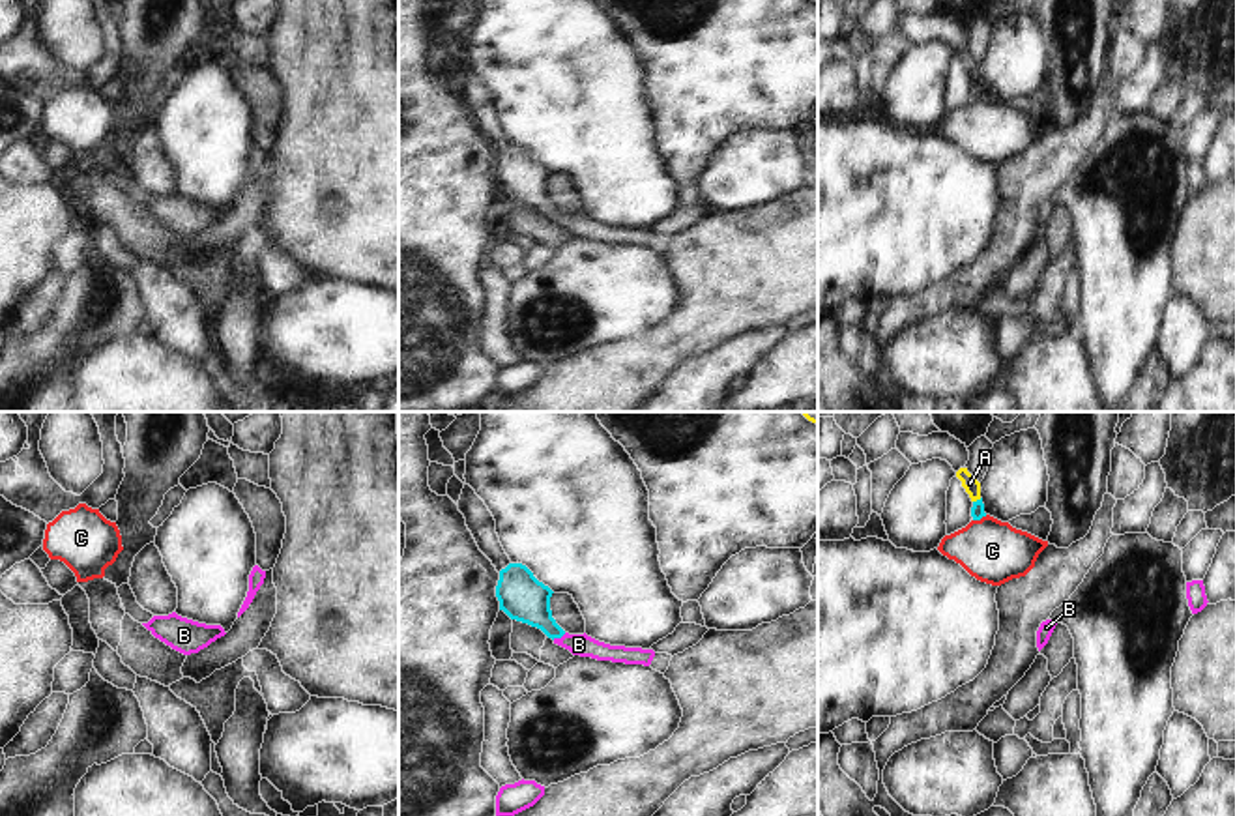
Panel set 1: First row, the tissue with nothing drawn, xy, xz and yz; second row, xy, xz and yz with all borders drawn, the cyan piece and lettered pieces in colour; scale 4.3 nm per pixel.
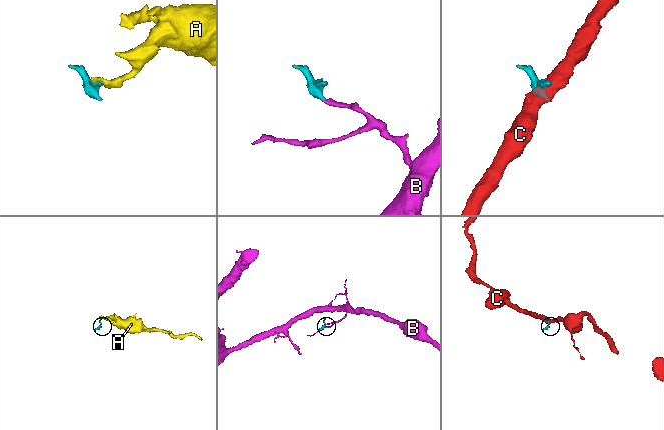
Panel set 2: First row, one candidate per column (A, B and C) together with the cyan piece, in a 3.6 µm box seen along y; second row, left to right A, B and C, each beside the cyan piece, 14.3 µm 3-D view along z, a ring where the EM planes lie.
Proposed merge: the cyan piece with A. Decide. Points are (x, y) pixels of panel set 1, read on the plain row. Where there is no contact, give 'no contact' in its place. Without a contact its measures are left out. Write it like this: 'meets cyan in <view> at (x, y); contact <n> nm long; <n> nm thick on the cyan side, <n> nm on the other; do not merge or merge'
meets cyan in yz at (977, 81); contact 40 nm long; 60 nm thick on the cyan side, 70 nm on the other; do not merge

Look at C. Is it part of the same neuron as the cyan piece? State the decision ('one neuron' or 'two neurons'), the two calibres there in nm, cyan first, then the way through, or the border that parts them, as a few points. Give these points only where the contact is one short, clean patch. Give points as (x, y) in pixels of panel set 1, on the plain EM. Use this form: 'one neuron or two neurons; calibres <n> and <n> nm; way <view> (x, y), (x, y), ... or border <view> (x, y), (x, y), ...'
two neurons; calibres 60 and 260 nm; border yz (987, 96), (973, 102)

